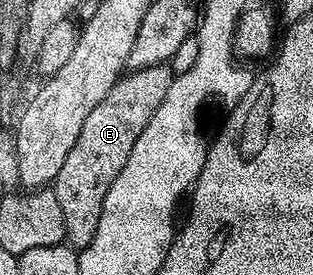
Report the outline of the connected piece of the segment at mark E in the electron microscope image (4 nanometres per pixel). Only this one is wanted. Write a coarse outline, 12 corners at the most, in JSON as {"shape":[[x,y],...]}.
{"shape":[[126,72],[51,183],[65,241],[86,249],[103,199],[174,76]]}

